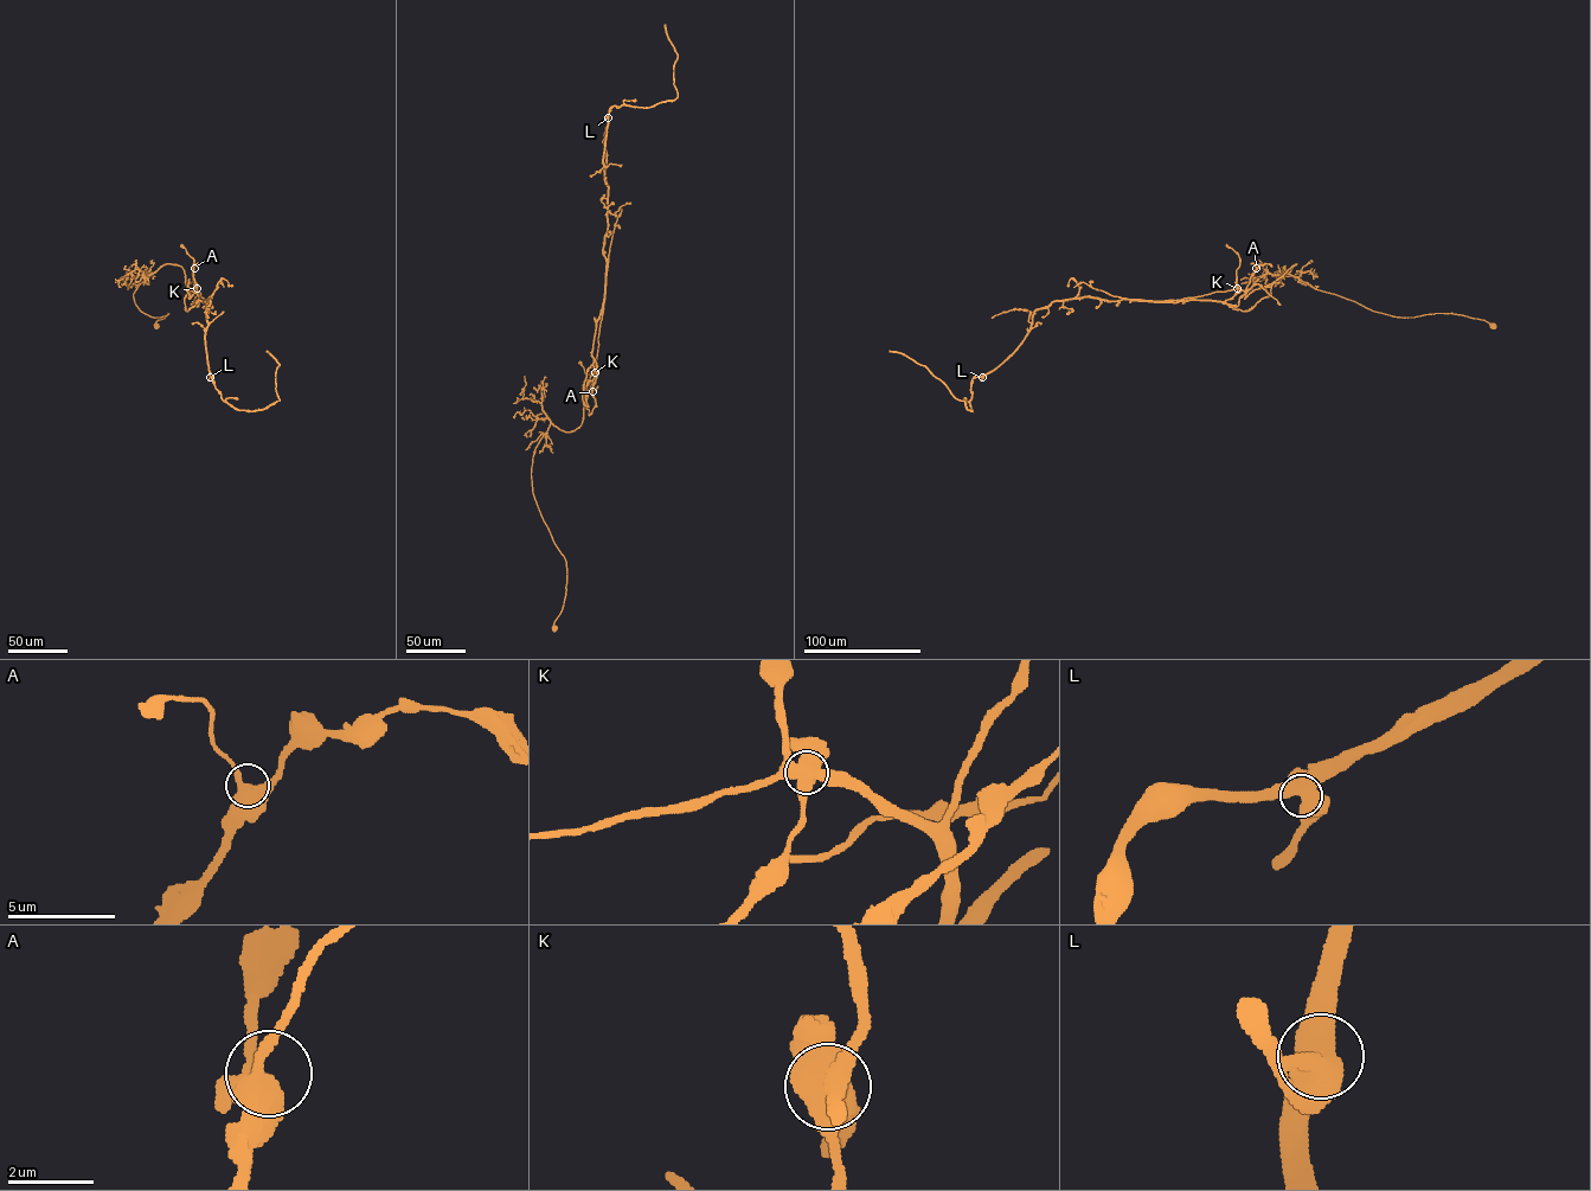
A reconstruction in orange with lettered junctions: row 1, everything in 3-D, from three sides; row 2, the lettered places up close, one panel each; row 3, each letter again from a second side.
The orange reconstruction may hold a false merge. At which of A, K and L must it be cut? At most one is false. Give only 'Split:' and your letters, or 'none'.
Split: K

